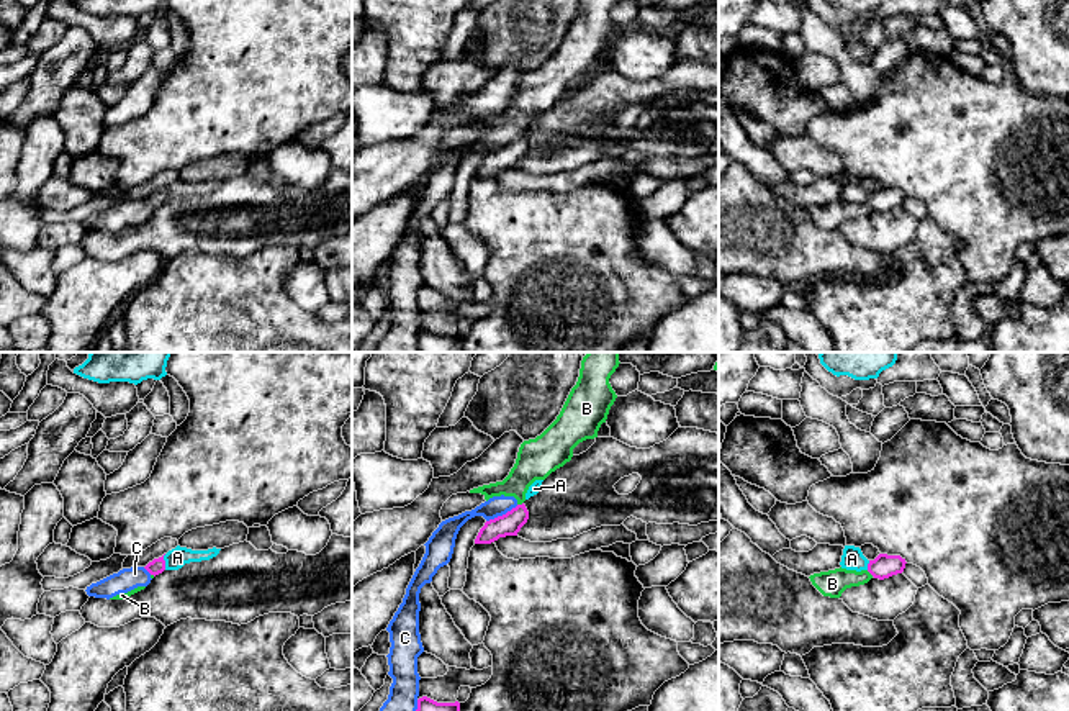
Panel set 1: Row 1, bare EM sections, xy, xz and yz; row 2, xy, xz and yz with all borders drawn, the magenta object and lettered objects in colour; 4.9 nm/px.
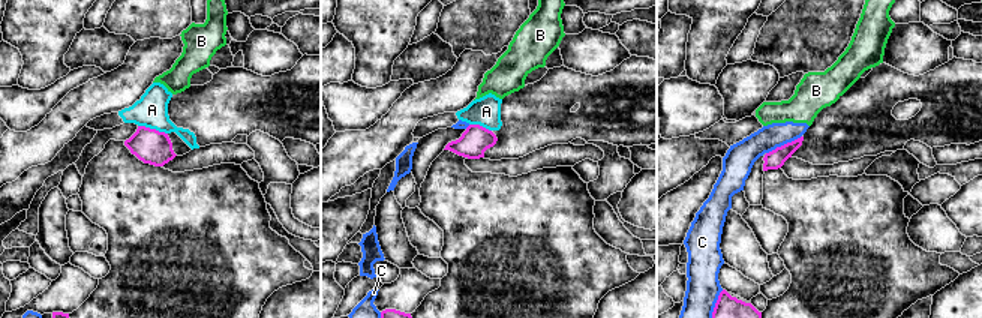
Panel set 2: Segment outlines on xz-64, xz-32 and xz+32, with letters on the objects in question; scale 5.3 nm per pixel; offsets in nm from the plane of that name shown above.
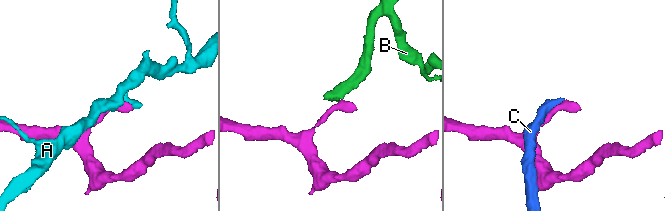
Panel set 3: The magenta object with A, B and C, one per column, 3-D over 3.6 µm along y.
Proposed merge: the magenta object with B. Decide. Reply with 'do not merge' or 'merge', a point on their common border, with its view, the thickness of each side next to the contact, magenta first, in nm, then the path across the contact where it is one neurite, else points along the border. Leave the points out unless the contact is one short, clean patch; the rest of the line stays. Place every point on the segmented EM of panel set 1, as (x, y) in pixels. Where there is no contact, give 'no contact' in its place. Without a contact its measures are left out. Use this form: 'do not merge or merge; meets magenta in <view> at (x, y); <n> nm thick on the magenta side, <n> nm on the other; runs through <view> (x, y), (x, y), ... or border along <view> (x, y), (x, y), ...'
do not merge; meets magenta in xz at (519, 505); 110 nm thick on the magenta side, 190 nm on the other; border along xz (523, 502), (518, 505)

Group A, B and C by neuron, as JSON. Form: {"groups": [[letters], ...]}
{"groups": [["A"], ["B", "C"]]}

